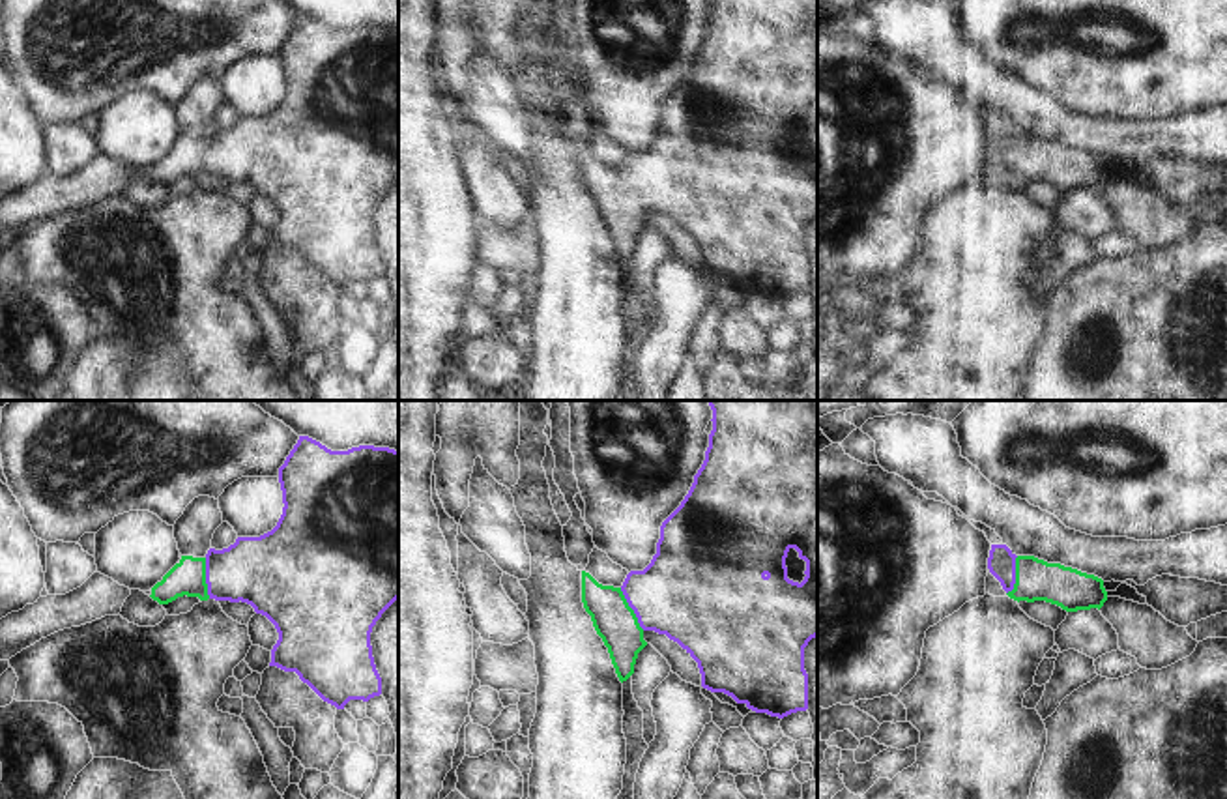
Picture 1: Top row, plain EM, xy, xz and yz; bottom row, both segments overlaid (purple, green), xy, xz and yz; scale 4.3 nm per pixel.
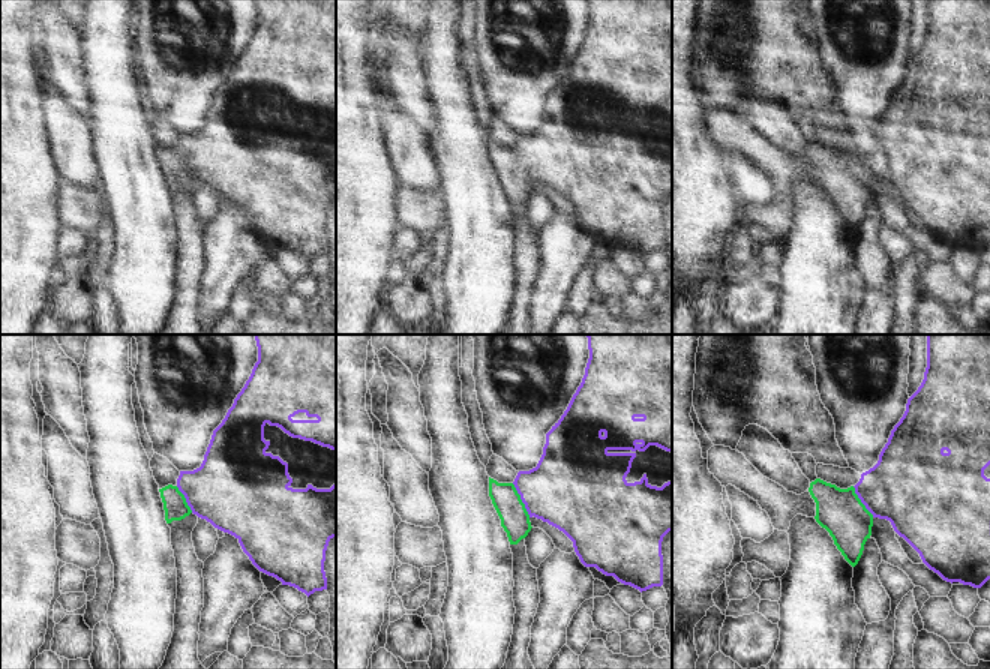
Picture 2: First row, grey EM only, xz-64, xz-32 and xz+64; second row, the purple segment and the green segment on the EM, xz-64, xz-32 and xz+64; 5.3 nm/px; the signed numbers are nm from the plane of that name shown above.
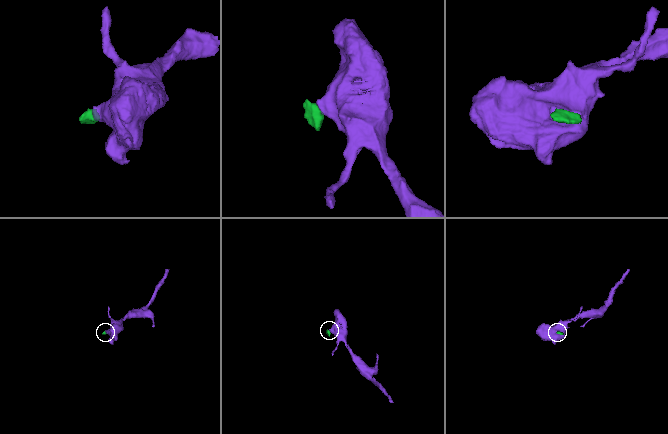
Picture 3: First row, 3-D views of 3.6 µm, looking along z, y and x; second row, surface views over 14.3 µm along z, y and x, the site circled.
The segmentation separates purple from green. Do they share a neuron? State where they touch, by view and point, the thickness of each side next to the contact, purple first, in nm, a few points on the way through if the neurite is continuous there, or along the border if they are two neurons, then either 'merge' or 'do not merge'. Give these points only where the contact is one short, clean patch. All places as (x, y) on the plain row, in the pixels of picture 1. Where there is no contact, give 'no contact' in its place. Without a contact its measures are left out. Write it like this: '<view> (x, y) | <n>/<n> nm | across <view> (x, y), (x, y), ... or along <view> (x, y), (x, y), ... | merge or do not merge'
xz (631, 188) | 400/180 nm | across xz (687, 173), (672, 173), (631, 188), (614, 201) | merge

